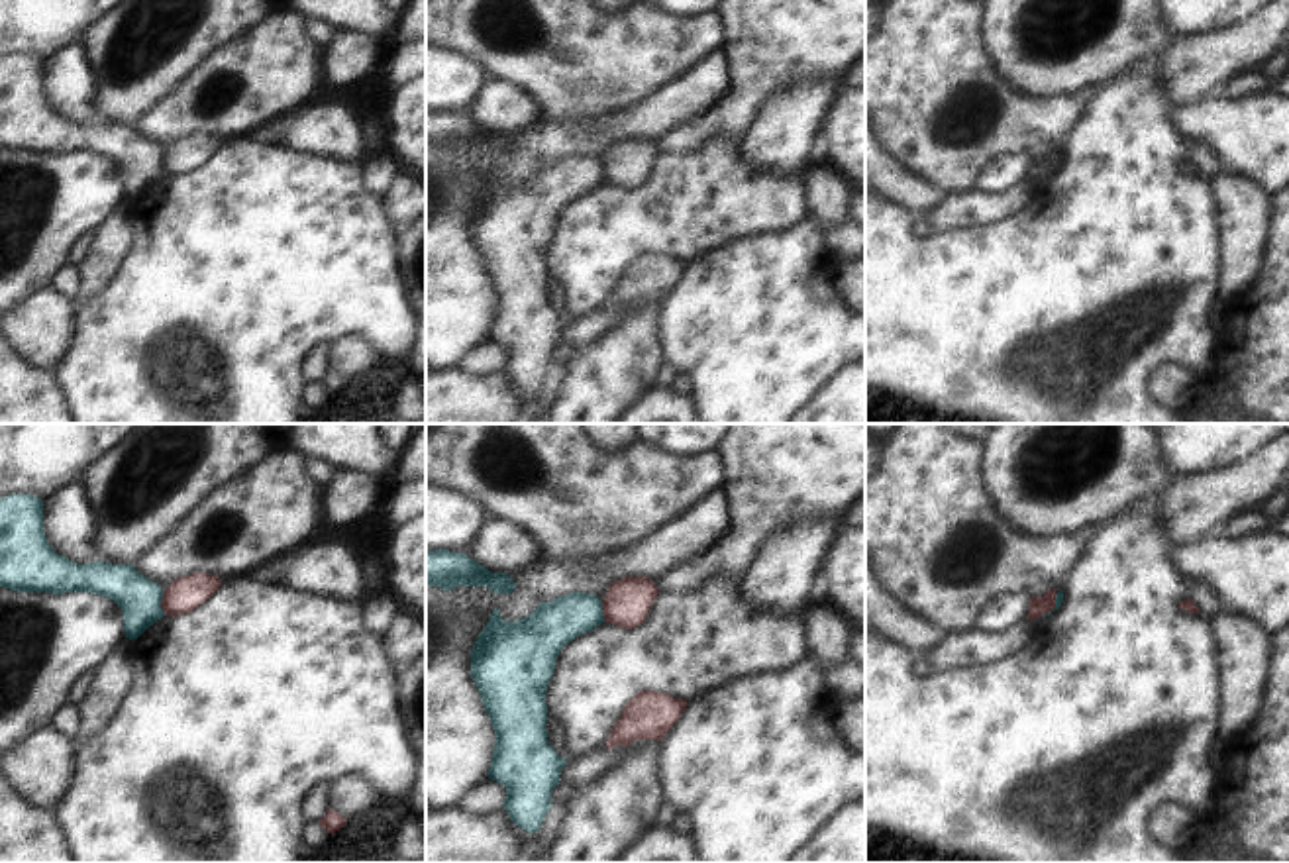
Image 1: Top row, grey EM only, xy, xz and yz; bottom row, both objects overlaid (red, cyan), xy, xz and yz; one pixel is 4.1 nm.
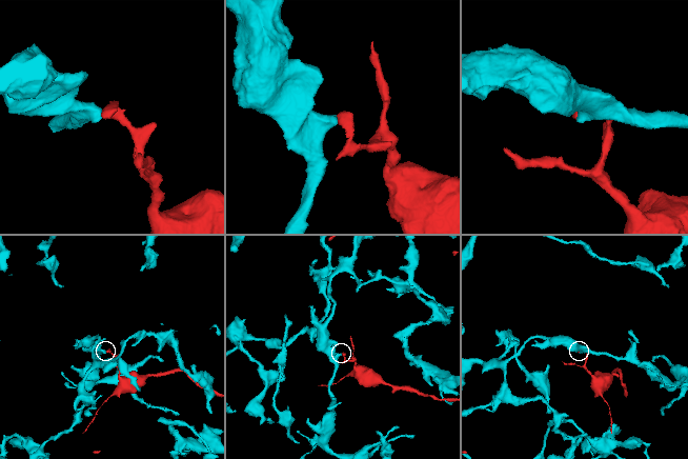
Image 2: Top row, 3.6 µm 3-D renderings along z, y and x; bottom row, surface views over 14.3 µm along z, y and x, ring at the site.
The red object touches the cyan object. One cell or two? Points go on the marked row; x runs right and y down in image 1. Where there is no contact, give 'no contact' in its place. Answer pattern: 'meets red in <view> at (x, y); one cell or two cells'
meets red in xy at (161, 603); two cells

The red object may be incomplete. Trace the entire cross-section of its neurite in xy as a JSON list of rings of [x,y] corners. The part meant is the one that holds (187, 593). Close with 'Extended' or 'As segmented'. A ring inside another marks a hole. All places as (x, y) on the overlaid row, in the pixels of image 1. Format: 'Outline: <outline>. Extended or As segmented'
Outline: [[[192,573],[180,577],[163,590],[161,608],[165,616],[182,616],[206,602],[218,588],[222,579],[208,573]]]. As segmented.

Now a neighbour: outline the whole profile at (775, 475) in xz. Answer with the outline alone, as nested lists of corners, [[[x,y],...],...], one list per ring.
[[[730,424],[716,445],[724,467],[720,492],[728,500],[730,532],[704,555],[673,567],[659,577],[659,592],[693,592],[720,579],[730,586],[742,586],[759,545],[773,533],[793,524],[812,524],[820,518],[840,518],[857,498],[865,494],[865,424]]]

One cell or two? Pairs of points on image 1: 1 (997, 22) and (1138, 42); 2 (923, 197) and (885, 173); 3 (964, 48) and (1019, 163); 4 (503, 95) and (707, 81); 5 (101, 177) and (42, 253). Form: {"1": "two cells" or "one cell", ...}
{"1": "one cell", "2": "one cell", "3": "two cells", "4": "two cells", "5": "one cell"}

